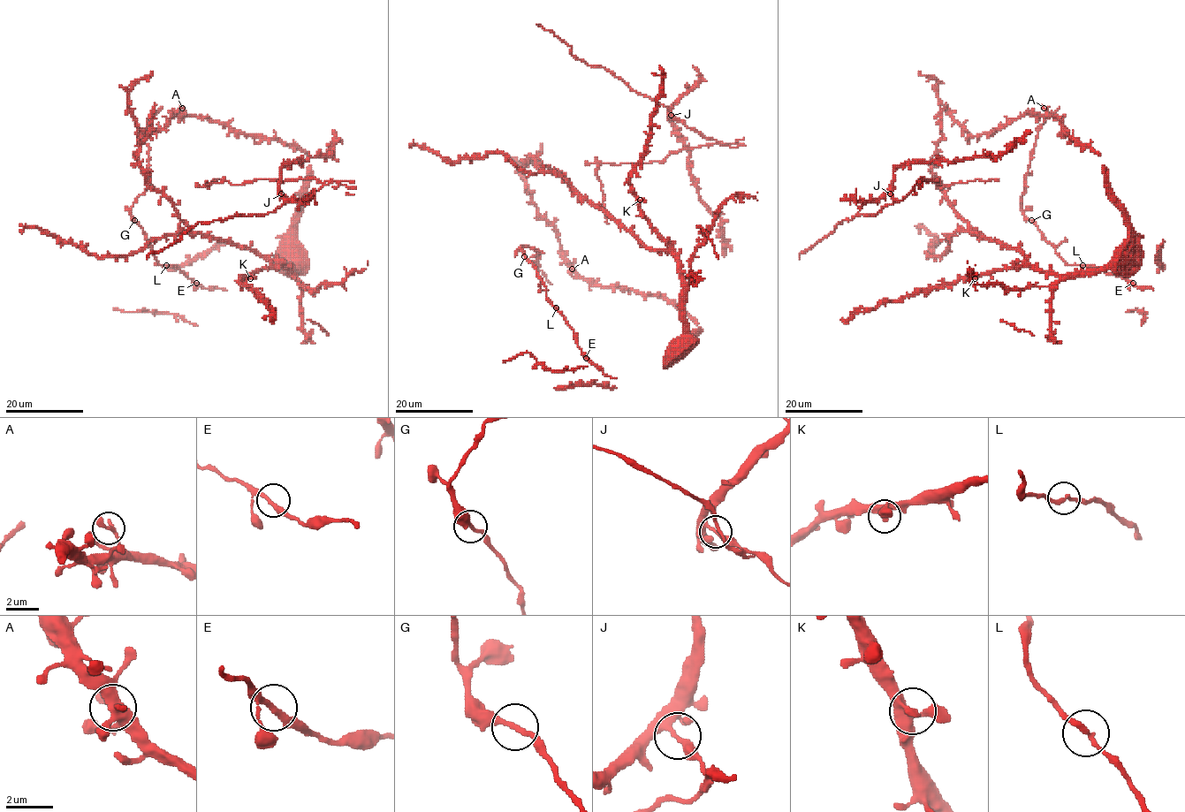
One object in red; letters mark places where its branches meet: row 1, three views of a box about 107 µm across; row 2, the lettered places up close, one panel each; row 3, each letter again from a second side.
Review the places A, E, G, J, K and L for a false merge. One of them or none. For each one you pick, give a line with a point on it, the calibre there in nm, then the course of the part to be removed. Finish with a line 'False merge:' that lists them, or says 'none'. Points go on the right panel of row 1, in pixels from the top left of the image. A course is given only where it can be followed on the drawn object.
J: Place: (890, 193). Thickness 240 nm. Course of the part to remove: (890, 194), (900, 201), (912, 191), (921, 178), (938, 179), (939, 185), (999, 179)
False merge: J

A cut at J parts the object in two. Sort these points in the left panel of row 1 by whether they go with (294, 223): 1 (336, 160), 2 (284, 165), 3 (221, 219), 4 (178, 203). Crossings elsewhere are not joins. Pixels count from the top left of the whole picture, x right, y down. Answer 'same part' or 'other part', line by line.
1: same part
2: same part
3: other part
4: same part

